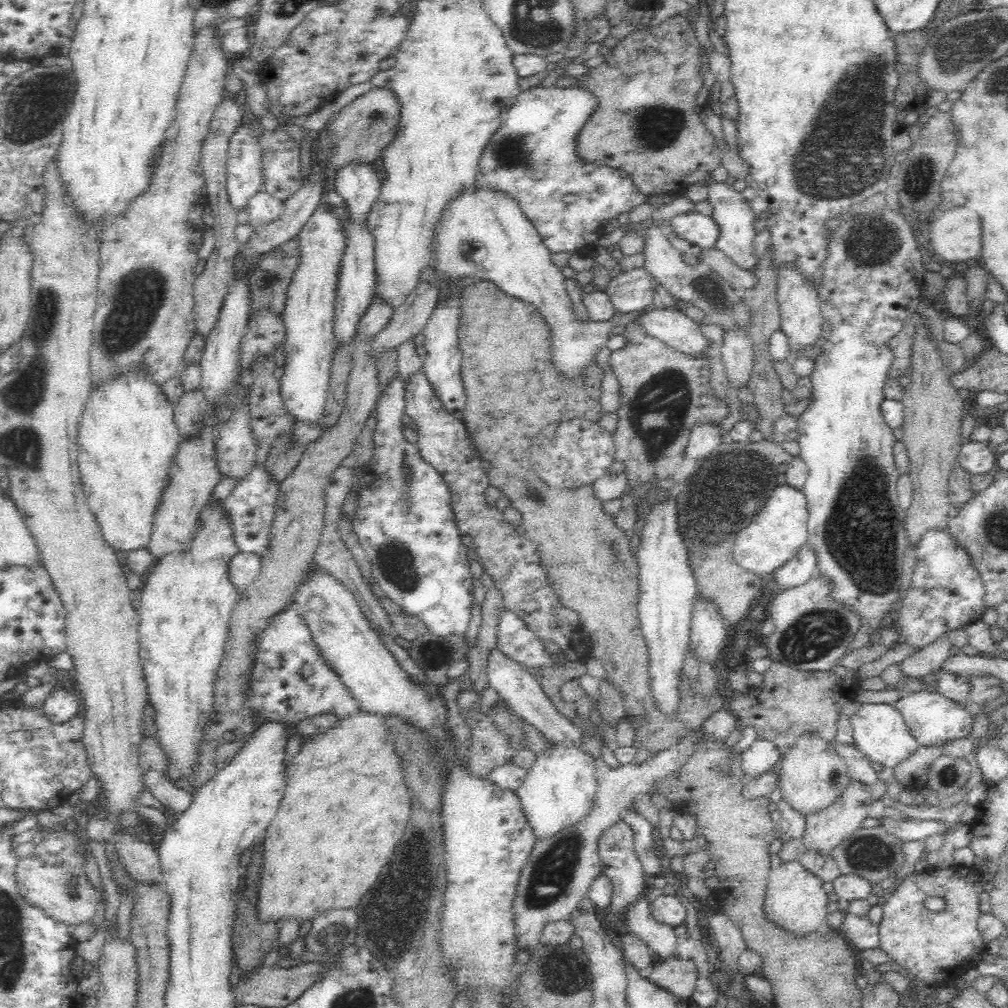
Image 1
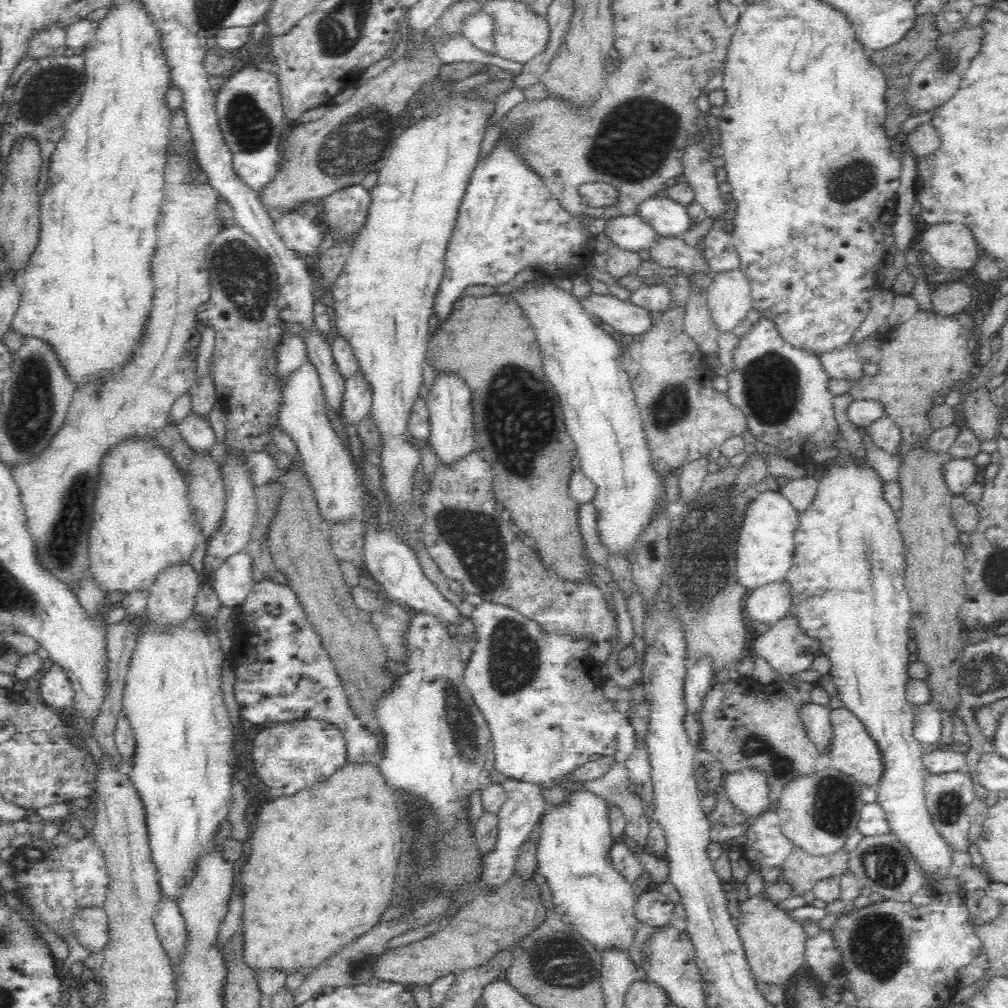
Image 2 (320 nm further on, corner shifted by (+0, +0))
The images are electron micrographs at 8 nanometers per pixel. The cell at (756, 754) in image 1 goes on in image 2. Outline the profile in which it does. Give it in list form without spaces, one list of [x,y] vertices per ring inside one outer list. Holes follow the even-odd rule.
[[[748,765],[724,774],[721,788],[726,791],[726,797],[732,801],[734,807],[746,811],[749,821],[772,805],[766,773],[756,766]]]

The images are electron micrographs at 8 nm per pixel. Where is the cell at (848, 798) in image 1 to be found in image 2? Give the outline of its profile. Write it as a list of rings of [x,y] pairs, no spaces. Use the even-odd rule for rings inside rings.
[[[795,846],[792,853],[784,860],[782,875],[787,882],[792,882],[795,895],[813,891],[813,887],[830,877],[842,878],[849,872],[848,846],[842,846],[834,854],[809,854],[800,846]]]

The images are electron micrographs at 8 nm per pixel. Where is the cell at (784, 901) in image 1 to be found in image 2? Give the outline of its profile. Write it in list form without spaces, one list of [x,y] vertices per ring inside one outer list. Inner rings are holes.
[[[764,889],[758,896],[740,904],[735,925],[756,982],[786,985],[794,973],[799,973],[805,968],[808,936],[804,932],[804,925],[790,914],[790,910],[780,908],[779,902],[769,898]]]

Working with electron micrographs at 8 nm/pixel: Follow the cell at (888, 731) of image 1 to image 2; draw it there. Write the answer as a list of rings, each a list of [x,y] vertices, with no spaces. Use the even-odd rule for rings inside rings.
[[[846,707],[829,709],[832,729],[834,729],[834,740],[832,740],[832,750],[827,753],[834,769],[842,770],[846,774],[852,775],[860,784],[878,785],[882,776],[885,774],[885,758],[880,750],[878,741],[870,735],[864,723],[858,718],[858,715],[852,713]]]

